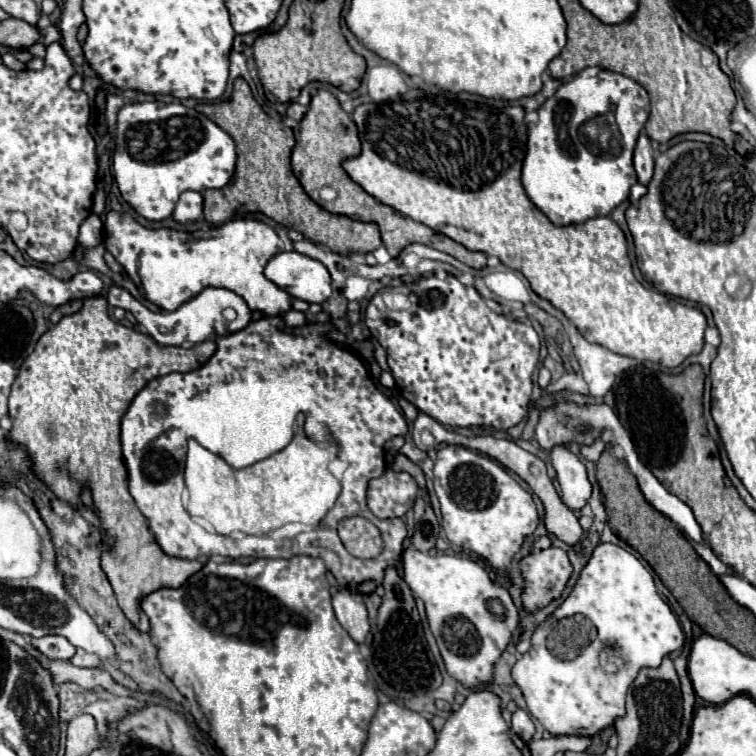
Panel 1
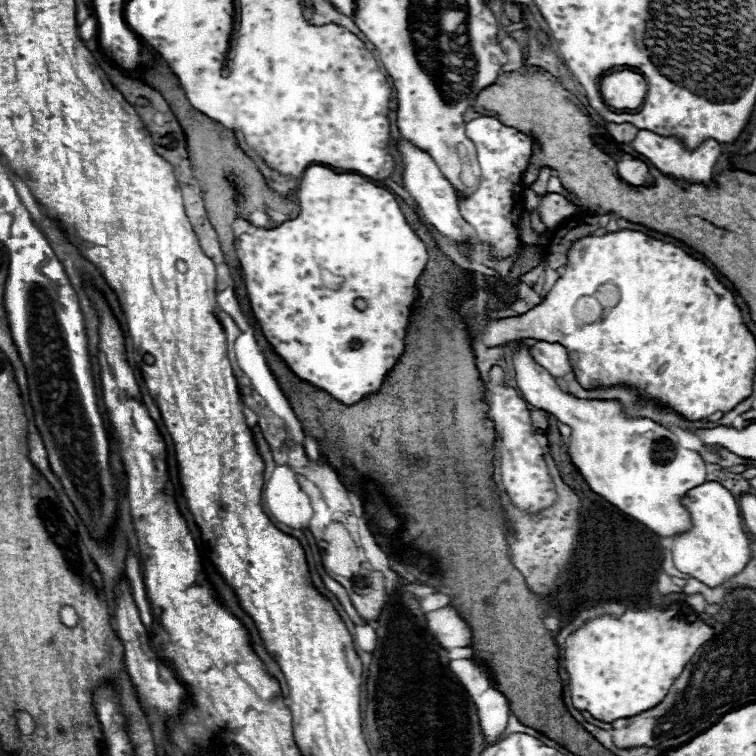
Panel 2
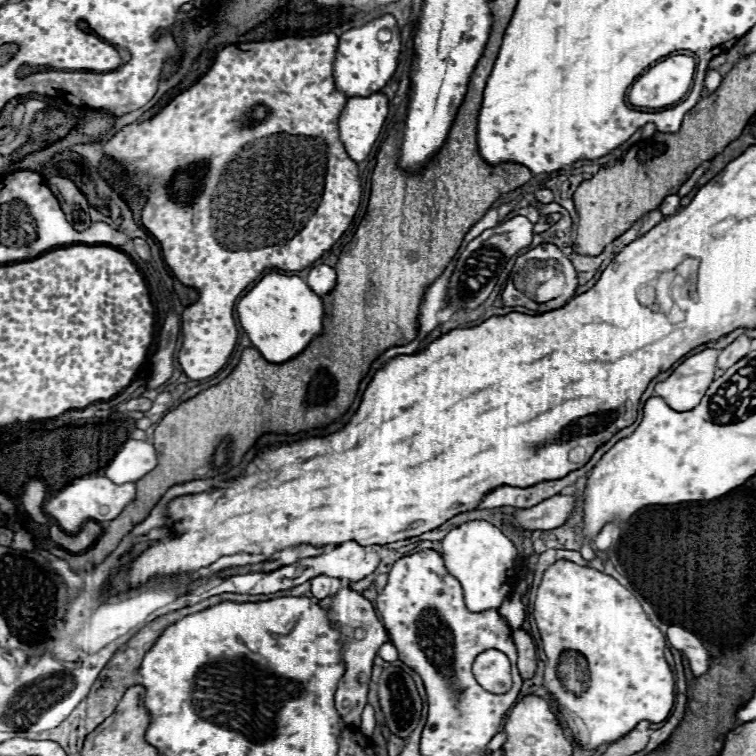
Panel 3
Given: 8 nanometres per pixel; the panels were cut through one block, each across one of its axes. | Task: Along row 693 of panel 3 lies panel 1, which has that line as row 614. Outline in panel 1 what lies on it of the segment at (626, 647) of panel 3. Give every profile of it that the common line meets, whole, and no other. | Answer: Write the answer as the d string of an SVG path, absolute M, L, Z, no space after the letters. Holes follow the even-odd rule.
M602 542L594 548L566 600L532 634L532 648L514 664L512 678L544 730L552 736L592 738L626 714L626 690L634 676L642 668L658 668L662 658L680 650L682 644L680 622L660 598L652 574L622 546ZM606 646L618 646L624 656L616 672L606 670L598 660L600 648Z

